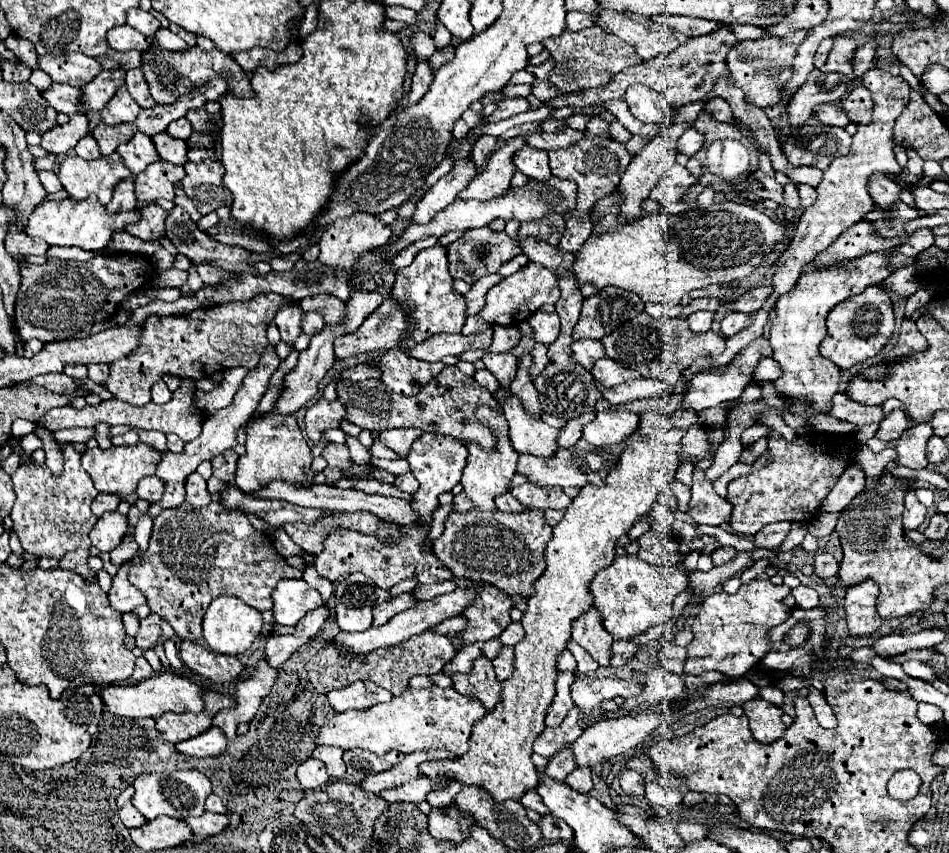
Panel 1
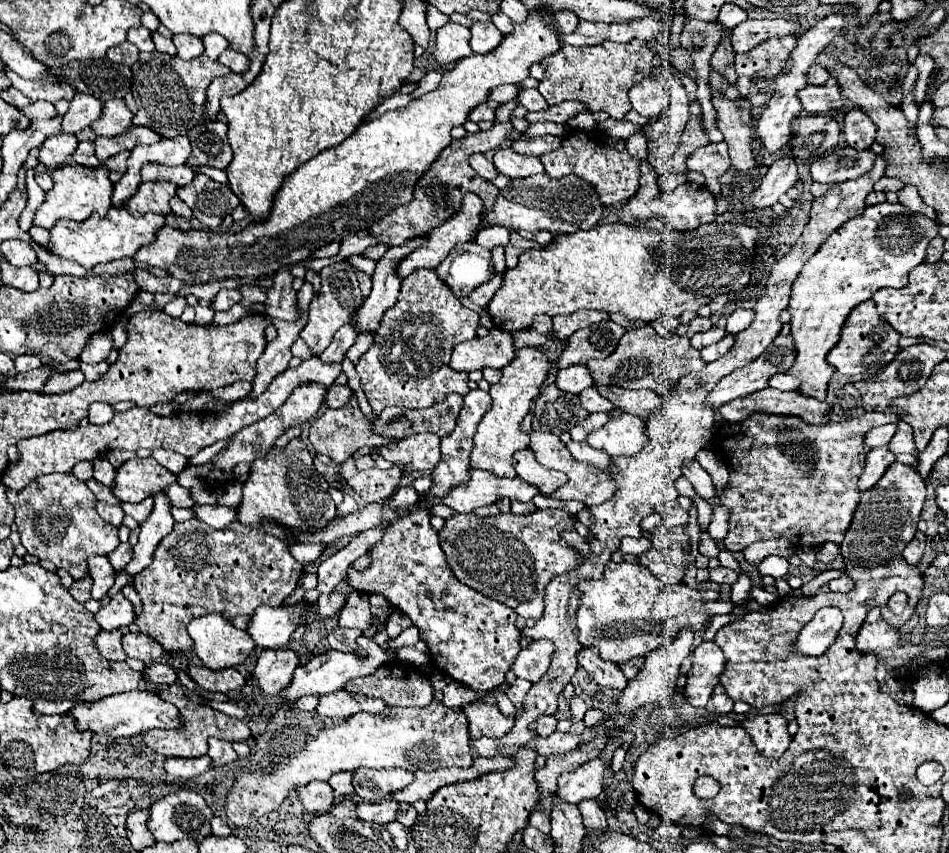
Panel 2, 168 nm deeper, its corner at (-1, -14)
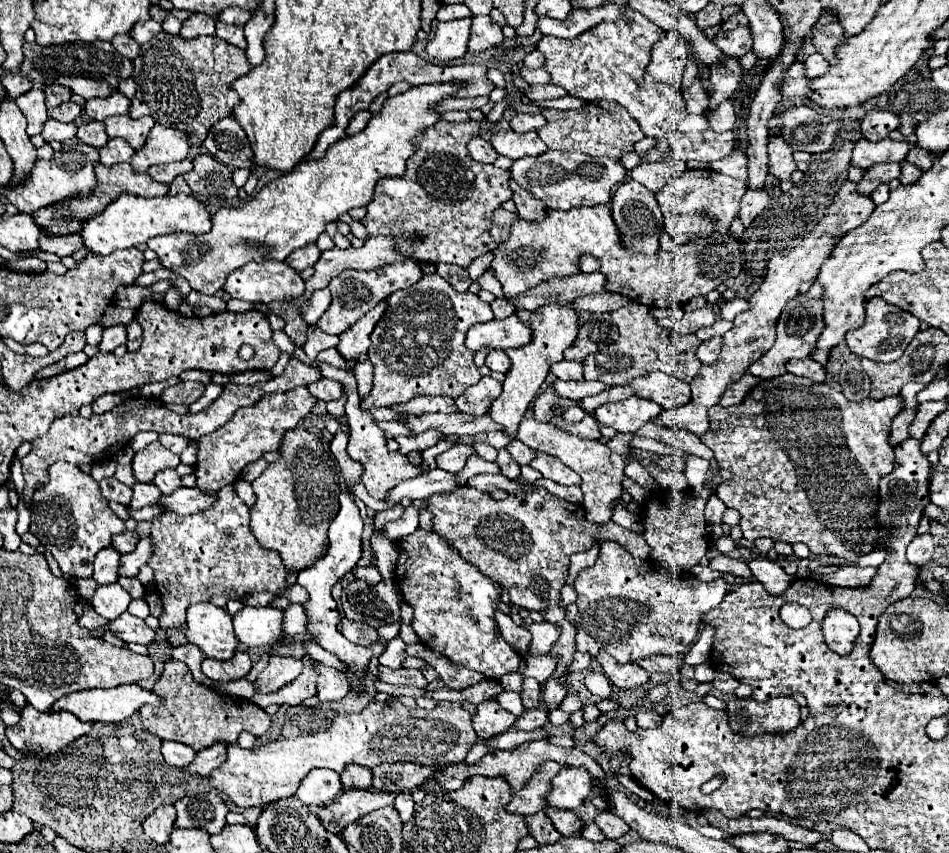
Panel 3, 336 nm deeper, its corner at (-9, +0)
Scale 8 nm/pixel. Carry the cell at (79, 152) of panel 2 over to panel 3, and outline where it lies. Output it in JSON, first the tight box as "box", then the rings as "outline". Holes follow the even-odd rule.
{"box":[78,122,108,148],"outline":[[[82,122],[78,126],[78,138],[88,144],[88,146],[94,146],[94,148],[102,148],[106,146],[108,142],[108,134],[106,134],[106,128],[104,128],[104,122]]]}

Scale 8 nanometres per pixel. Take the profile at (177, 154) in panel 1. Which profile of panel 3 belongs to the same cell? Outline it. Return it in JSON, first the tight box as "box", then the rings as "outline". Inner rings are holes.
{"box":[148,160,192,182],"outline":[[[182,160],[182,162],[172,162],[172,164],[156,164],[154,168],[148,170],[148,174],[158,182],[172,182],[176,176],[186,174],[190,170],[192,170],[192,162]]]}

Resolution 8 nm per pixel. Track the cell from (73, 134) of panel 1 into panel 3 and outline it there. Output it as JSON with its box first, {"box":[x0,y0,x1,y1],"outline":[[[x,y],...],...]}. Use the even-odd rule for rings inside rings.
{"box":[42,118,76,142],"outline":[[[50,118],[50,120],[46,122],[44,132],[42,132],[42,138],[44,138],[46,142],[52,142],[52,140],[64,142],[64,140],[74,138],[74,136],[76,136],[76,124],[74,124],[74,122],[64,124],[64,122],[58,122],[58,120],[54,120],[54,118]]]}

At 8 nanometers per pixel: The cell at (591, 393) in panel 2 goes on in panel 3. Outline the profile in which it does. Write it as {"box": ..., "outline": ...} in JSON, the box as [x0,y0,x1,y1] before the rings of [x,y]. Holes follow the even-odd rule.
{"box":[554,380,608,400],"outline":[[[556,380],[554,388],[558,390],[558,396],[564,398],[572,398],[572,400],[582,400],[586,396],[596,396],[600,392],[604,392],[608,386],[600,380],[582,380],[582,382],[564,382],[564,380]]]}

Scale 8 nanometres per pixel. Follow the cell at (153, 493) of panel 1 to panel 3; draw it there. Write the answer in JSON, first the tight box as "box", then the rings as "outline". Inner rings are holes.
{"box":[130,484,162,510],"outline":[[[134,484],[134,496],[132,496],[132,502],[130,502],[130,508],[132,510],[140,510],[144,506],[152,506],[160,500],[162,492],[158,492],[156,484]]]}

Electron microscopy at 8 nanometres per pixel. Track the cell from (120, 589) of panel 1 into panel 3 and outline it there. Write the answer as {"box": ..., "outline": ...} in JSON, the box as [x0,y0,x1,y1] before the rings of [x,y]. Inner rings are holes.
{"box":[92,584,130,620],"outline":[[[120,584],[100,586],[92,596],[92,608],[106,620],[116,620],[120,614],[126,612],[130,602],[130,592],[126,592]]]}

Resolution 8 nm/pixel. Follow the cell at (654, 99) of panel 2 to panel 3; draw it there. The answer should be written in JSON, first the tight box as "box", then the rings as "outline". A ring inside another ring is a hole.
{"box":[646,32,686,90],"outline":[[[668,32],[662,36],[662,40],[658,40],[658,44],[654,44],[652,60],[646,70],[656,82],[664,82],[674,90],[680,90],[686,60],[686,42],[682,40],[682,36],[674,36],[674,32]]]}

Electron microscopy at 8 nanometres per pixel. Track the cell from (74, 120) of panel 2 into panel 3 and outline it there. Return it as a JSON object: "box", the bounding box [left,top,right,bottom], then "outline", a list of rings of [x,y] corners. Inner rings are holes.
{"box":[48,100,82,122],"outline":[[[68,100],[62,106],[54,108],[54,112],[48,112],[48,116],[54,118],[54,120],[60,120],[60,122],[74,122],[74,120],[78,120],[82,116],[82,106]]]}

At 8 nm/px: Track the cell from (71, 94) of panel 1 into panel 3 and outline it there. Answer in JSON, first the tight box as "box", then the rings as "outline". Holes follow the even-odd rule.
{"box":[16,88,47,136],"outline":[[[32,88],[30,92],[26,92],[26,94],[22,94],[22,96],[16,98],[18,108],[26,116],[26,131],[29,136],[41,134],[43,124],[47,121],[44,100],[46,100],[46,94],[44,94],[42,88]]]}

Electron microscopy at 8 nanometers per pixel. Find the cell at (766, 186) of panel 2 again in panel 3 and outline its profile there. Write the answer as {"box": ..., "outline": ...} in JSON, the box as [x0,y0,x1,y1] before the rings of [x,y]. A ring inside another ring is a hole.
{"box":[740,188,768,228],"outline":[[[766,188],[748,190],[742,196],[742,202],[740,202],[740,218],[742,218],[742,224],[748,228],[750,222],[766,208],[766,204],[768,204],[768,190]]]}

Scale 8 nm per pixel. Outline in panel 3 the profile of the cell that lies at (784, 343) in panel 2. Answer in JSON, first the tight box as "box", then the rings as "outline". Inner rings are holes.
{"box":[748,294,822,378],"outline":[[[804,294],[796,296],[782,312],[780,320],[778,320],[778,326],[776,326],[776,342],[774,346],[762,354],[760,360],[756,360],[754,364],[748,366],[748,372],[752,376],[758,376],[758,378],[776,378],[776,376],[782,376],[784,374],[784,364],[792,358],[806,358],[814,348],[816,348],[816,340],[818,336],[822,334],[822,300],[820,298],[806,298]]]}

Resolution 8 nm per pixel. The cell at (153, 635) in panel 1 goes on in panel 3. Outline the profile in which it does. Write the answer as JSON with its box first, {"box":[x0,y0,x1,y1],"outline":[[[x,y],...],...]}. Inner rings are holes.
{"box":[110,612,156,646],"outline":[[[124,612],[118,620],[110,622],[110,630],[124,642],[136,642],[144,646],[150,646],[156,638],[156,630],[148,628],[142,618],[132,616],[130,612]]]}

